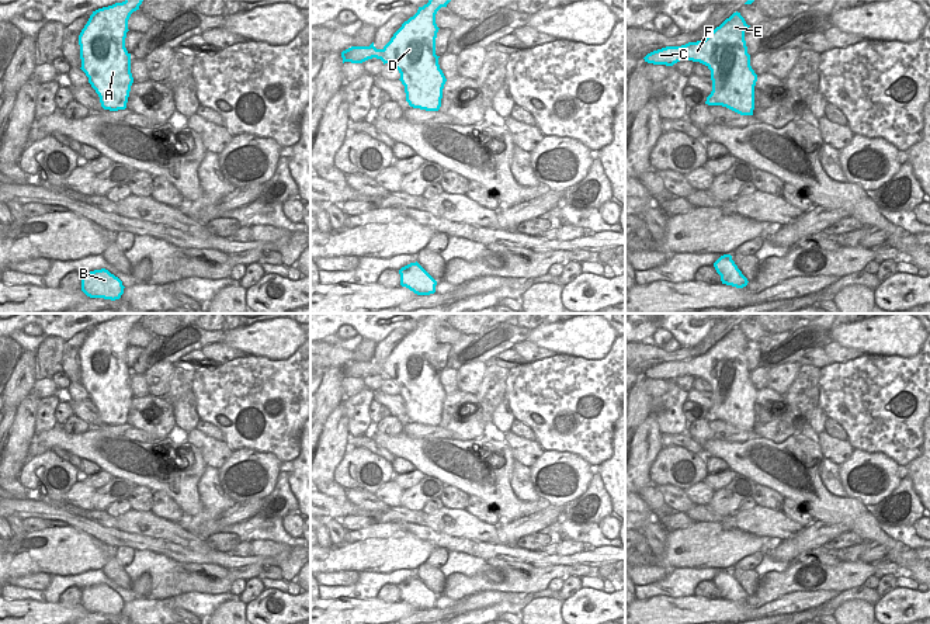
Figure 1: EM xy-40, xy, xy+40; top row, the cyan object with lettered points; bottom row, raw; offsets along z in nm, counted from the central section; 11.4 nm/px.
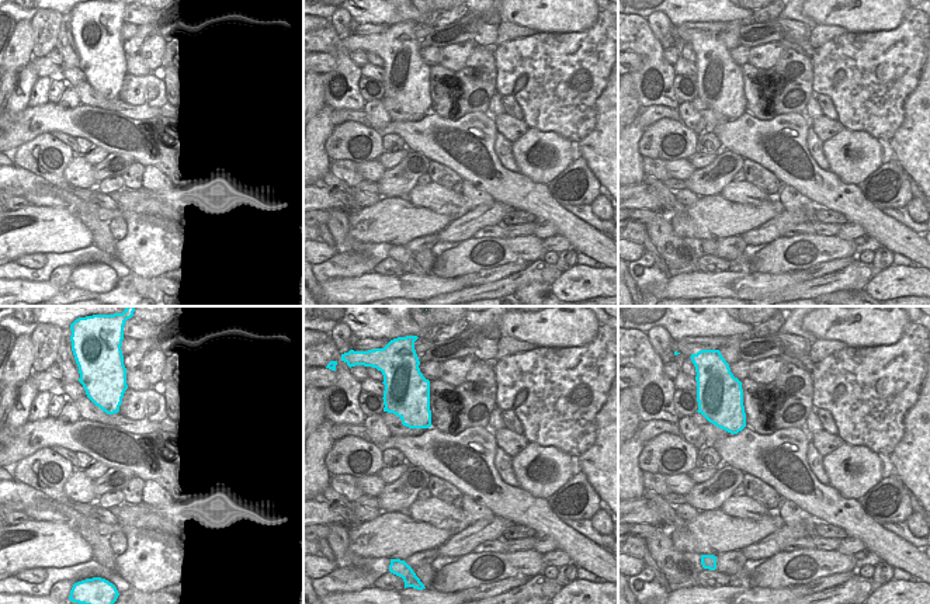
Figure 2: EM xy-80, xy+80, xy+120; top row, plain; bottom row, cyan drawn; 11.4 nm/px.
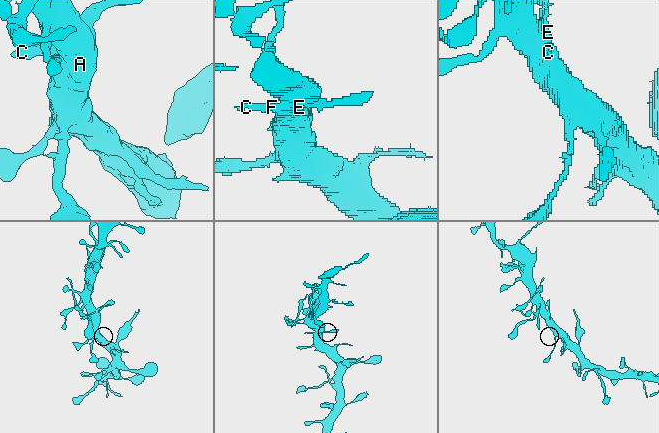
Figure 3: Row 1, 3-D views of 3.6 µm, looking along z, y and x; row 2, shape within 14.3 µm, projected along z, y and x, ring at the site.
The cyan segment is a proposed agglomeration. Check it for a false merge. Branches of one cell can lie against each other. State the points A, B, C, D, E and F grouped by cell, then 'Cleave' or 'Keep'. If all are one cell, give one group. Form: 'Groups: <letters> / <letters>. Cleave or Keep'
Groups: A B C D E F. Keep.

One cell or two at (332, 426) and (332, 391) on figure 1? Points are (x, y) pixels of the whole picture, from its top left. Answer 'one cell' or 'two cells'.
two cells

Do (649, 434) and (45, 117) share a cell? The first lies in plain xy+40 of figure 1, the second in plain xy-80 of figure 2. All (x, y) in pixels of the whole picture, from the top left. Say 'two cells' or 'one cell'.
two cells

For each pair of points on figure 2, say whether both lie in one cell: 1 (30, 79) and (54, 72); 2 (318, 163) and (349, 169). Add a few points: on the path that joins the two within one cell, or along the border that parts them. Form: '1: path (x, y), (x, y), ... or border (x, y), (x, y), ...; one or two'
1: border (30, 62), (38, 76); two
2: border (332, 160), (329, 169); two

